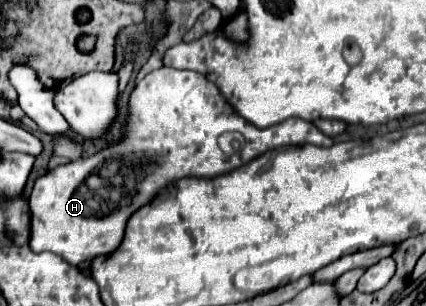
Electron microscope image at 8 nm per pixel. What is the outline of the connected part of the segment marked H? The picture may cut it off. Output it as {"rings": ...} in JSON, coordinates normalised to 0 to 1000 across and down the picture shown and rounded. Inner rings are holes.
{"rings":[[[383,216],[373,229],[350,235],[308,301],[298,340],[298,392],[279,464],[232,490],[223,510],[134,542],[82,595],[68,647],[68,680],[73,680],[68,804],[77,824],[106,824],[106,817],[124,824],[176,869],[200,850],[218,850],[228,837],[256,837],[289,791],[303,706],[312,706],[322,680],[350,667],[369,641],[369,627],[387,621],[406,588],[430,575],[444,582],[523,575],[650,477],[707,477],[707,471],[739,471],[739,477],[772,484],[782,477],[782,458],[758,431],[744,431],[744,418],[730,399],[716,399],[707,386],[678,386],[631,418],[603,418],[547,359],[547,346],[519,314],[514,288],[495,261],[486,261],[486,248],[472,248],[467,235],[411,229]],[[523,431],[566,431],[575,451],[575,484],[542,510],[523,503],[519,484],[509,477],[509,451]]]}

